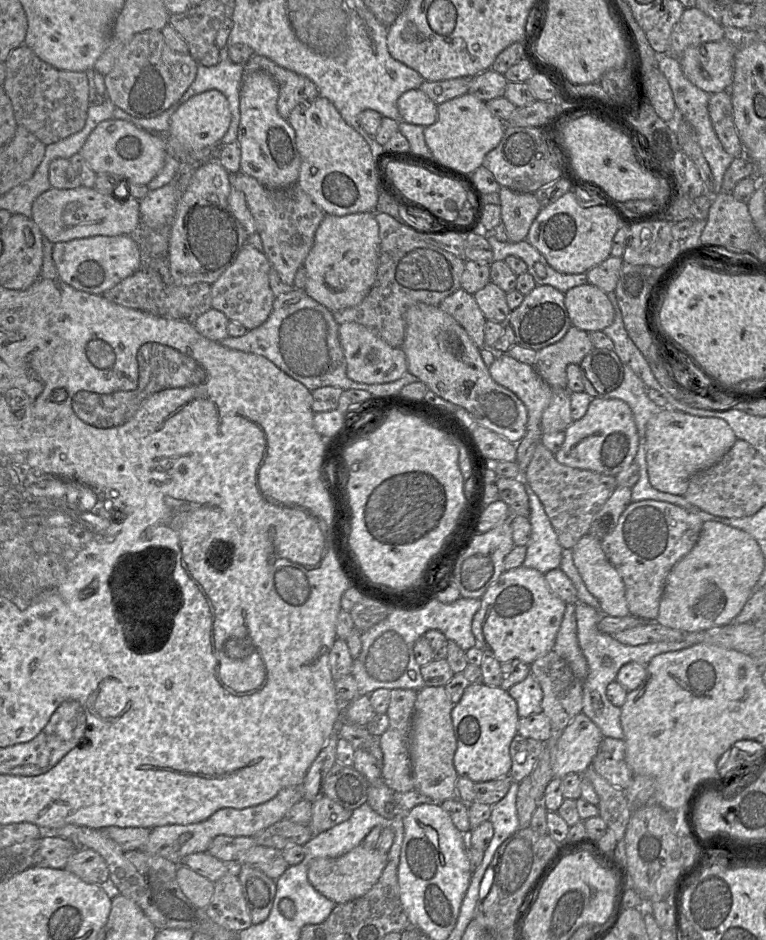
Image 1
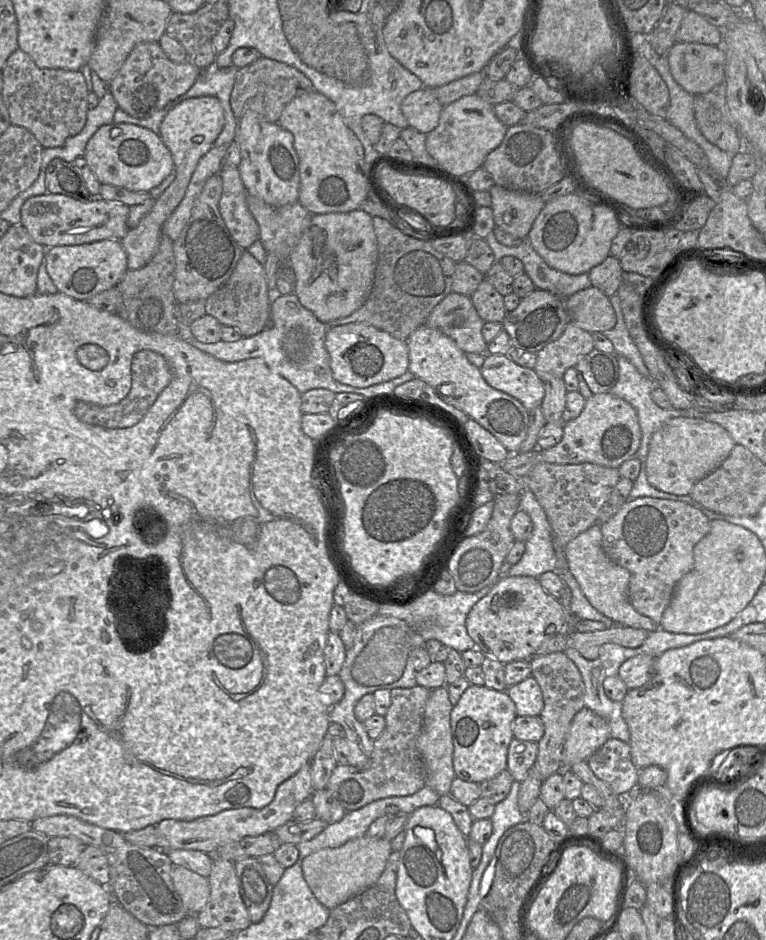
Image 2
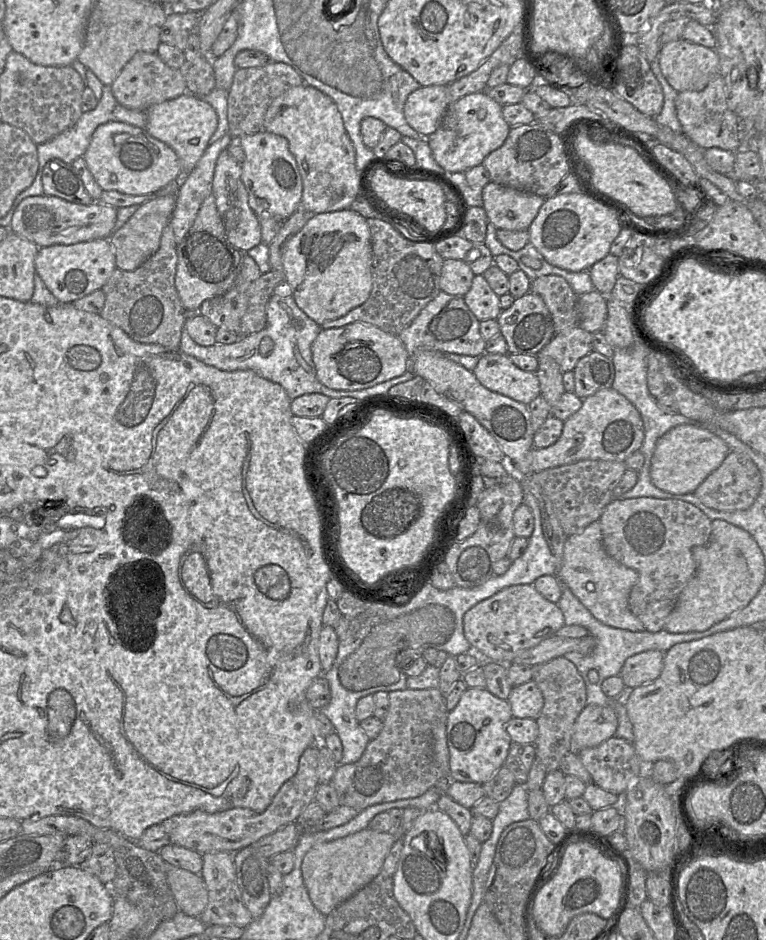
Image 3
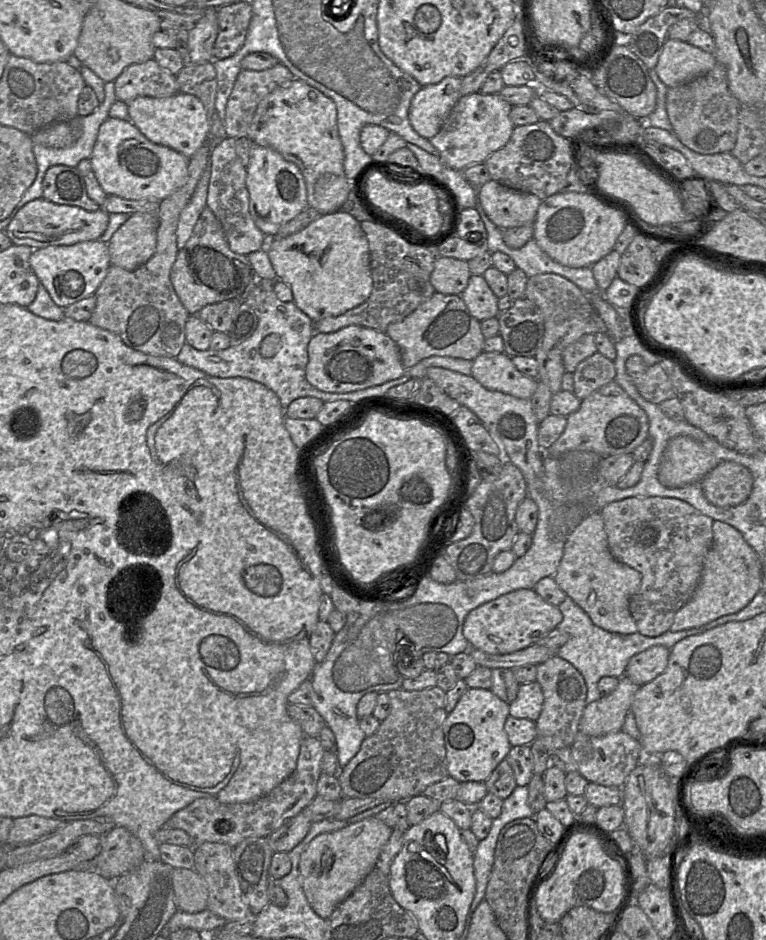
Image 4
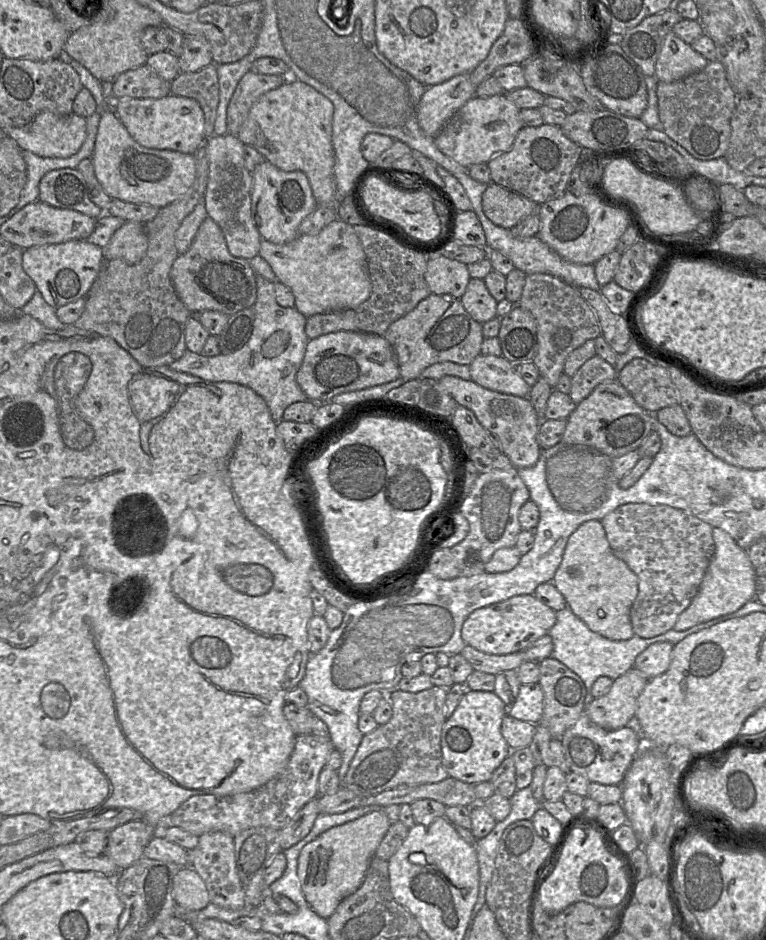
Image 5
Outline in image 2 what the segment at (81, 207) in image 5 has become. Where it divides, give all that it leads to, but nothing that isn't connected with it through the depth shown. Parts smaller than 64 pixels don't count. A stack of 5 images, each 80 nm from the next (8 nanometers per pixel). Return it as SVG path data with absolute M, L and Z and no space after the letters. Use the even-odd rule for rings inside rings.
M53 159L46 168L46 189L52 194L62 194L80 201L94 197L88 191L80 170L73 162Z

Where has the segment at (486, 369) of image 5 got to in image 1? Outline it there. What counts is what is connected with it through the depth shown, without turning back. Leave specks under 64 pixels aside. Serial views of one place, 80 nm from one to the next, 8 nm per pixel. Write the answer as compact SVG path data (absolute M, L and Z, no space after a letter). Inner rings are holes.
M507 353L497 357L488 370L497 384L513 392L525 405L527 429L539 429L543 411L552 399L552 387L533 366L519 362Z

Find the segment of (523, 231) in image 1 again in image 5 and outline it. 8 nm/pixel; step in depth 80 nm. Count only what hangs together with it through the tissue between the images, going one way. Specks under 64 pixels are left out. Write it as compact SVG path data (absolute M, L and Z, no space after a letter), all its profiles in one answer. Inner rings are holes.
M493 182L489 183L482 195L484 214L495 225L507 229L537 211L539 205L541 204Z

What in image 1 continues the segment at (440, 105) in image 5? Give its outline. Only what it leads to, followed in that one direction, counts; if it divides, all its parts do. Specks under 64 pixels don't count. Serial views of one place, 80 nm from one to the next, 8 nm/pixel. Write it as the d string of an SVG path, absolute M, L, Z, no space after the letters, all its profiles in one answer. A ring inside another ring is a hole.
M412 89L400 96L397 102L399 114L404 122L423 127L437 120L438 105L421 89Z

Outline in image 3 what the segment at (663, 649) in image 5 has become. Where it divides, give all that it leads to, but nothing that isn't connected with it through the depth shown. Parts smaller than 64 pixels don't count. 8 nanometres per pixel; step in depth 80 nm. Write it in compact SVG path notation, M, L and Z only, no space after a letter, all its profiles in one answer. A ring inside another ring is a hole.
M649 650L629 657L619 674L626 688L634 689L657 679L663 670L664 656L665 652Z

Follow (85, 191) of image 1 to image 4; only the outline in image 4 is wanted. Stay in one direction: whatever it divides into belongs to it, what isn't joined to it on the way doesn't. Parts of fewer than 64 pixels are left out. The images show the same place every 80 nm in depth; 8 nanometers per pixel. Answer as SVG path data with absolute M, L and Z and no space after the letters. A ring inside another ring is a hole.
M41 197L21 207L5 229L5 233L12 244L39 249L97 240L107 229L108 222L109 213L103 208L97 211L87 211L77 206L56 204Z

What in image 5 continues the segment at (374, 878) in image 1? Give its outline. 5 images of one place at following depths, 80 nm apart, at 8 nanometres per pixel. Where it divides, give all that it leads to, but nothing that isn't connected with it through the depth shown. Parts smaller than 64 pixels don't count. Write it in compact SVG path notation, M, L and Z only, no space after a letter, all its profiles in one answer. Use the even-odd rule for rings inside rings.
M383 810L374 811L328 829L302 848L297 875L306 901L320 917L328 919L342 900L361 886L390 824Z

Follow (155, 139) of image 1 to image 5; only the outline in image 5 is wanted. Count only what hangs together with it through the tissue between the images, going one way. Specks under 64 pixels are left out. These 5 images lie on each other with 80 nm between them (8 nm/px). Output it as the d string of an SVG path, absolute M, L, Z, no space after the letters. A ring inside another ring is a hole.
M114 110L98 111L101 118L91 159L98 181L112 199L163 208L187 193L196 177L194 155L146 148L131 137Z

